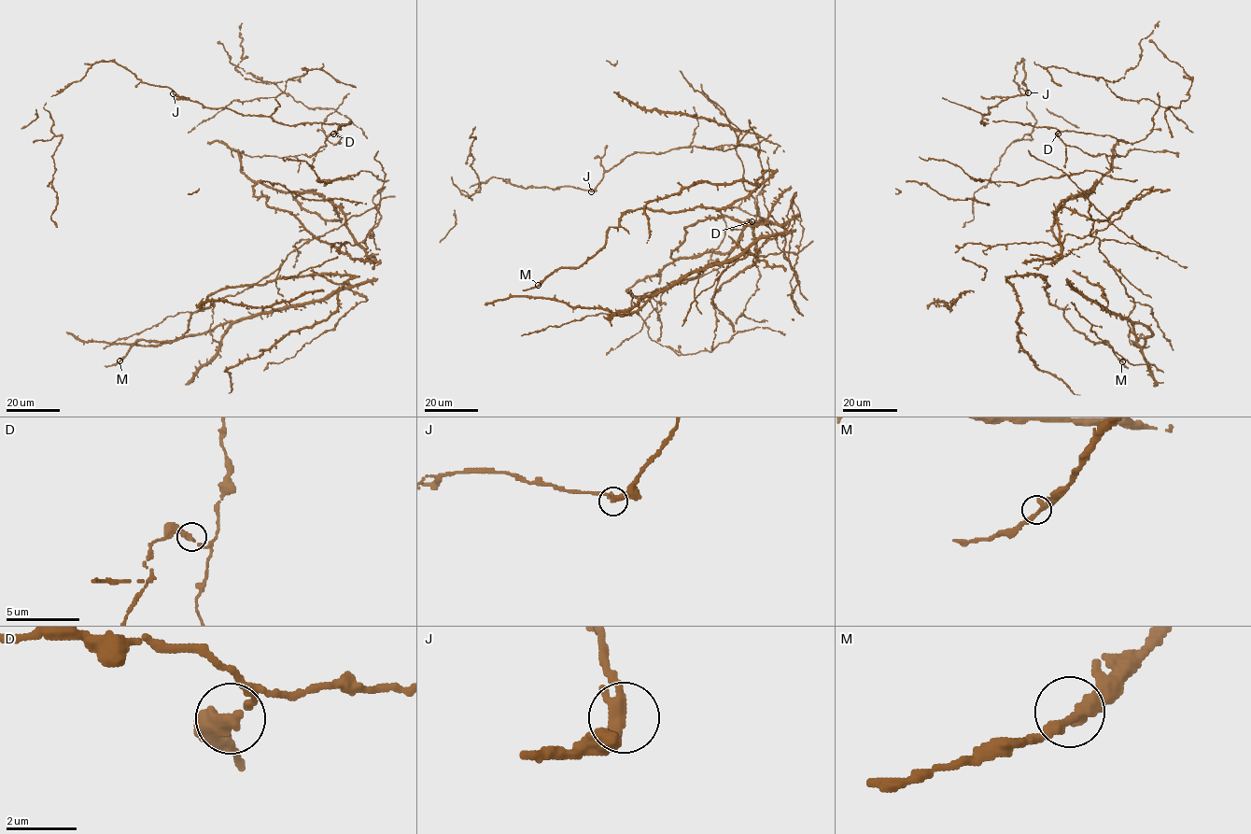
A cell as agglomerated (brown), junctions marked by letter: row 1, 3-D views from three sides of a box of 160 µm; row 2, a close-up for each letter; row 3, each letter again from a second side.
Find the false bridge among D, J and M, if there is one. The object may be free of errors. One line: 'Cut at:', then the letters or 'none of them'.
Cut at: none of them

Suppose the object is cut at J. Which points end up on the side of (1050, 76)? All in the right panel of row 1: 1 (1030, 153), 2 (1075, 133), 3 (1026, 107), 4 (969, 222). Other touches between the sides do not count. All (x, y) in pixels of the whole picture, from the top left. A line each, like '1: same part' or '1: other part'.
1: same part
2: same part
3: other part
4: other part

